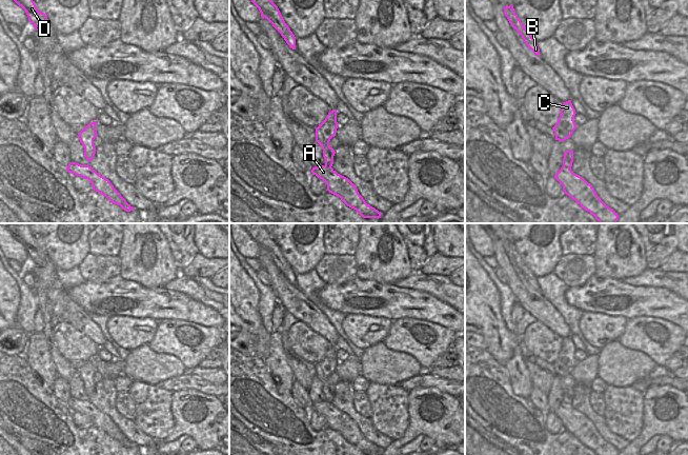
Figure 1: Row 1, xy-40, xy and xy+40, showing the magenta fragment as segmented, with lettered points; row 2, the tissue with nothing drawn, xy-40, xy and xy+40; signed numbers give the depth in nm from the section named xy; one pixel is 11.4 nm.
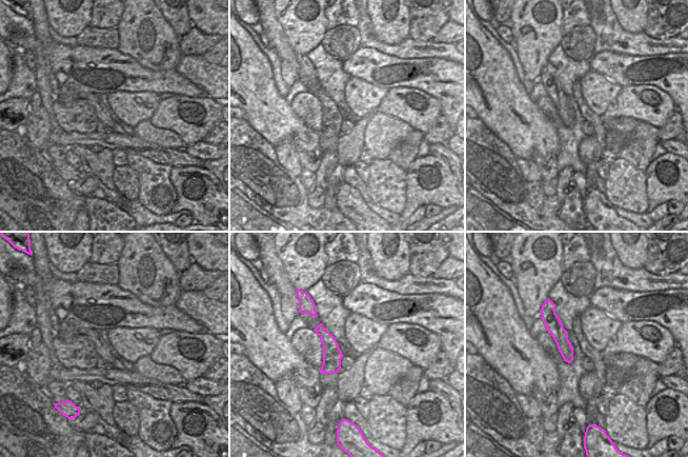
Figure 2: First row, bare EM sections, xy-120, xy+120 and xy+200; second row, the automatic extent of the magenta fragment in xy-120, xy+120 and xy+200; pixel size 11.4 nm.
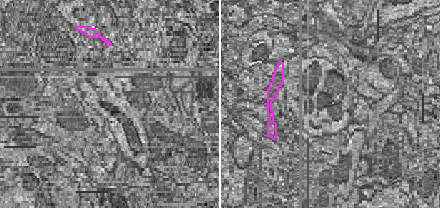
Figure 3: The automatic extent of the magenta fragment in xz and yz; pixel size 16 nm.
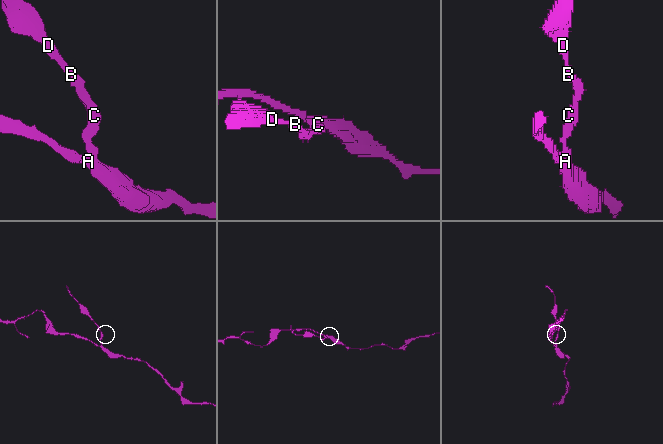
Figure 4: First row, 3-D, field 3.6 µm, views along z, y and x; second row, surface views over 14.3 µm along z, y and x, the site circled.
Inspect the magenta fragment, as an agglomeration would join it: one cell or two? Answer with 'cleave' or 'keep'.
cleave

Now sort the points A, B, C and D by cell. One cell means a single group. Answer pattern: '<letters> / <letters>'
A / B C D

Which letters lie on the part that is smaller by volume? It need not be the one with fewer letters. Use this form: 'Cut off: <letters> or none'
Cut off: B, C, D

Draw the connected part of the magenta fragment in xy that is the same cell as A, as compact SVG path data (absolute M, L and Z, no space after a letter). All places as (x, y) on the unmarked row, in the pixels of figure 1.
M315 402L312 411L327 420L327 427L338 433L349 443L356 446L363 454L380 454L382 449L366 439L356 421L346 413L338 410L331 402Z

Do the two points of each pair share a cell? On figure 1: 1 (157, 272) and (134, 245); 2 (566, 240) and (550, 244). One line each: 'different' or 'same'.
1: same
2: different

